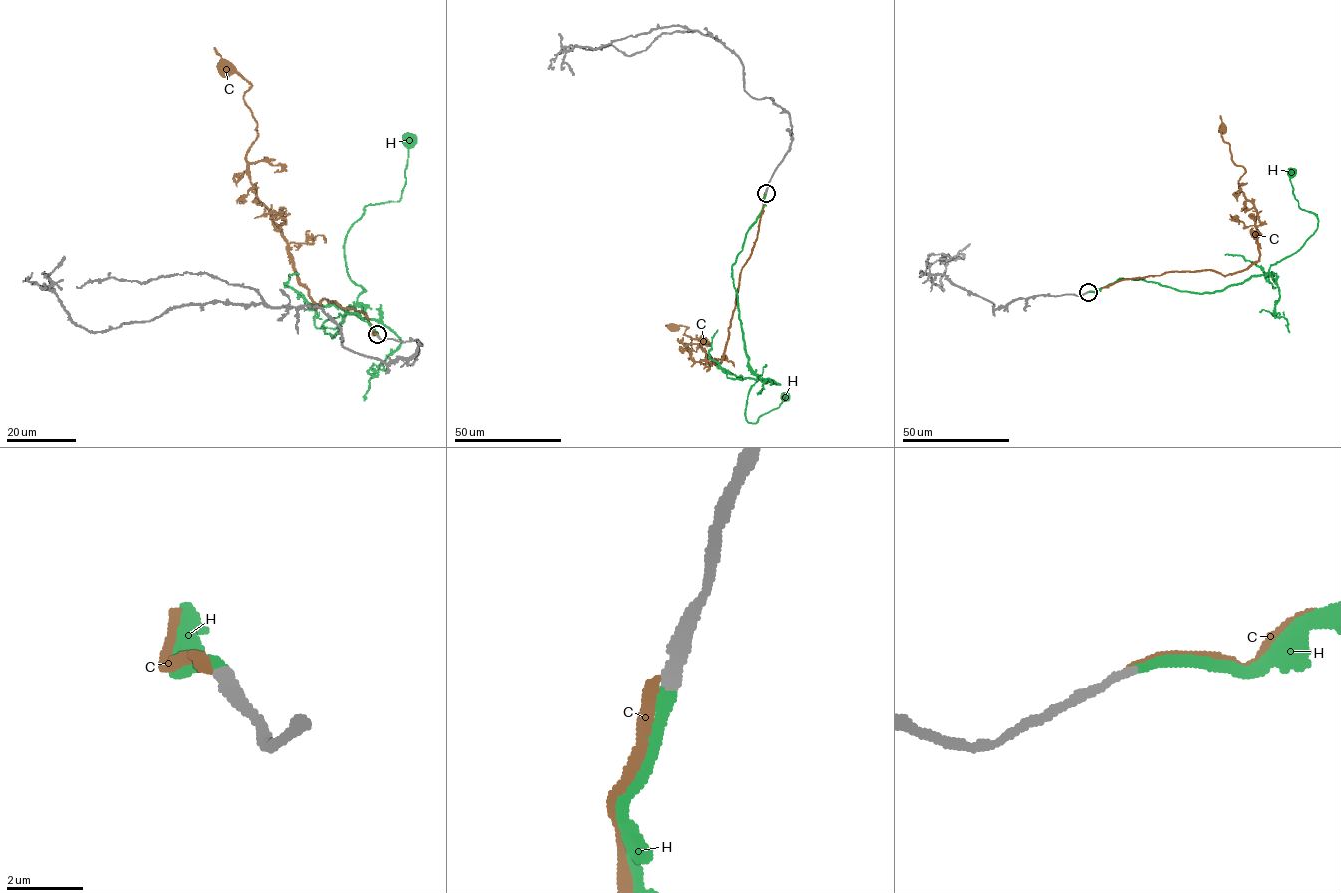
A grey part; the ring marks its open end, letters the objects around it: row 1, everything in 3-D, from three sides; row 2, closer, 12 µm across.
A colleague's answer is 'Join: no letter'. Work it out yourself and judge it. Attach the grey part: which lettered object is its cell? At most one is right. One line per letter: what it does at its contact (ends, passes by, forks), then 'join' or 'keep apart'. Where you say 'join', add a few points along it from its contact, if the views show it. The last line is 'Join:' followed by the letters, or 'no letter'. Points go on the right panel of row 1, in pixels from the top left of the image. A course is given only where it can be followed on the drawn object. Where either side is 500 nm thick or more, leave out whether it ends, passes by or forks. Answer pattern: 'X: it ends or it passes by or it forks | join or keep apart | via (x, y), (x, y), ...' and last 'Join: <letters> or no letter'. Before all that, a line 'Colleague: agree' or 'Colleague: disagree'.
Colleague: disagree
C: it ends | keep apart
H: it ends | join | via (1088, 292), (1120, 278), (1213, 293), (1265, 274), (1317, 227), (1317, 216), (1295, 198), (1291, 171)
Join: H

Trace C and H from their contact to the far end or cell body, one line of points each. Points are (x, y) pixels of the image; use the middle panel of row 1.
C: (765, 192), (724, 357), (716, 364), (694, 361), (684, 343), (691, 350), (688, 327), (671, 327)
H: (765, 193), (732, 266), (748, 365), (758, 378), (748, 393), (745, 418), (756, 423), (784, 396)

